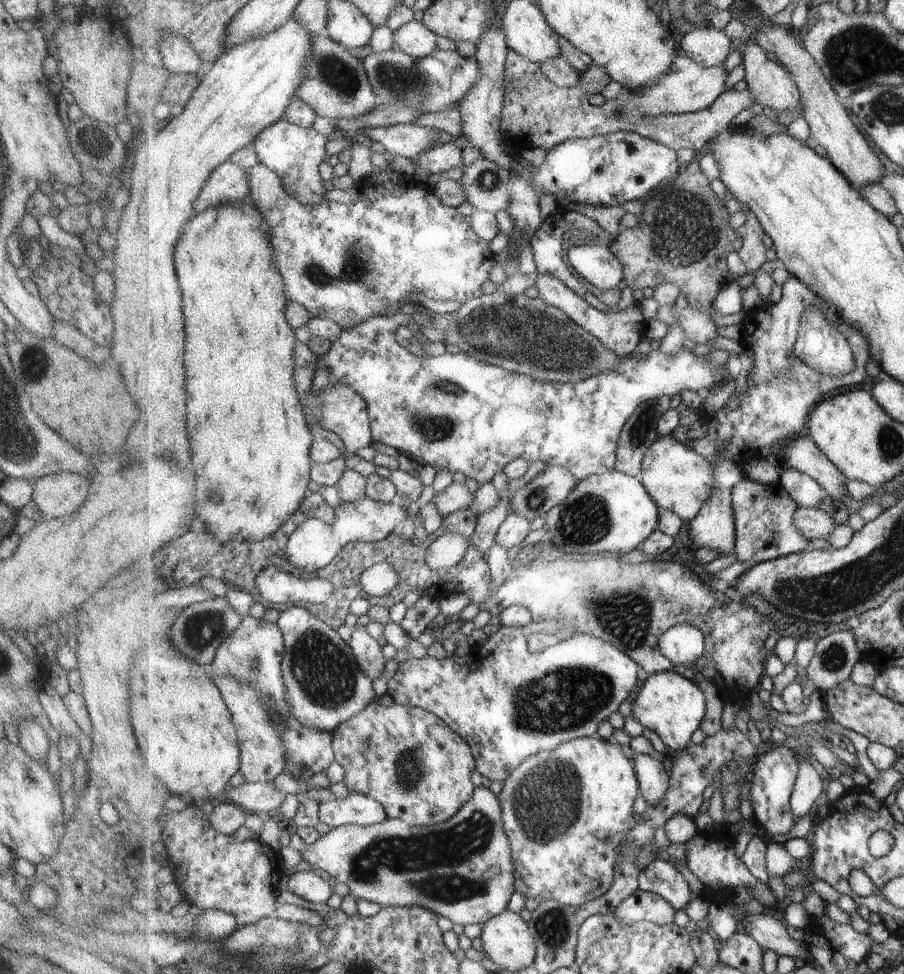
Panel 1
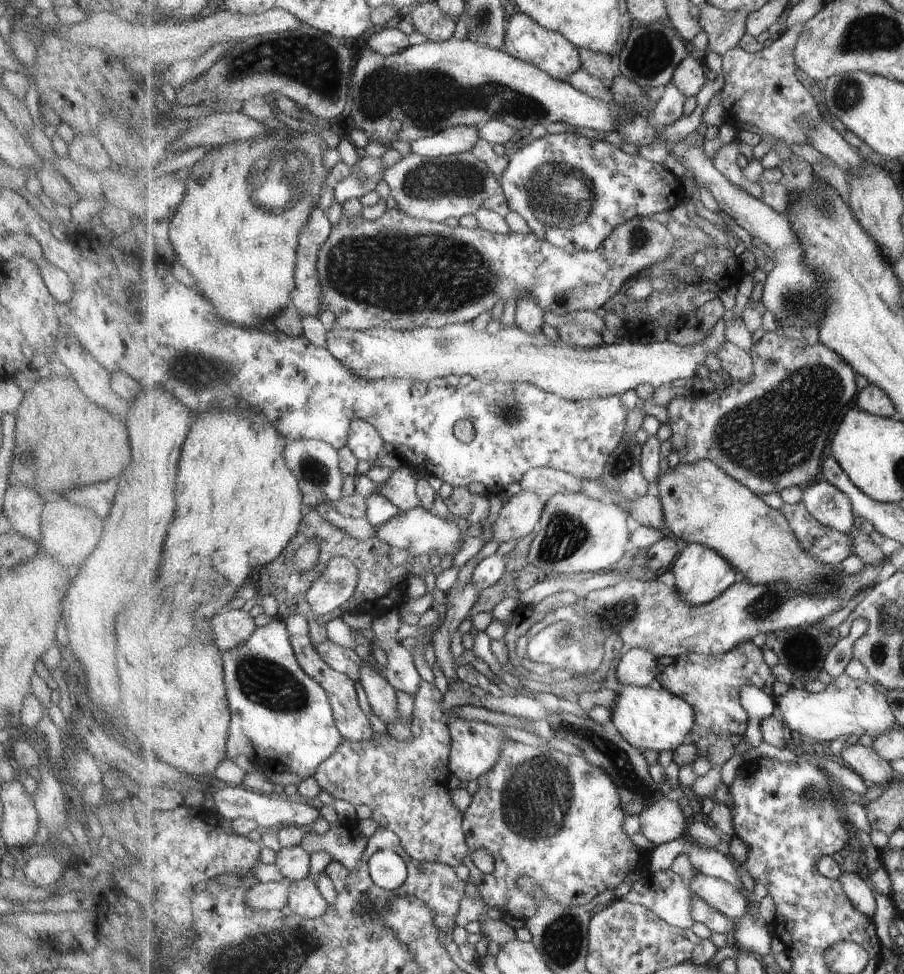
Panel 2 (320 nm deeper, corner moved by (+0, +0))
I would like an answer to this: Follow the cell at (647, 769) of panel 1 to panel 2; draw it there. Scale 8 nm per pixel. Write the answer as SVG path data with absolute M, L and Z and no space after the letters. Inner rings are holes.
M664 798L646 808L639 816L641 833L655 846L676 841L688 826L677 800Z

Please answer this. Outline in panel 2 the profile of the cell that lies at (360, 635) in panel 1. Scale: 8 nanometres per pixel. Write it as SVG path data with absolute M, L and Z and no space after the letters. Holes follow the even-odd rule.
M366 660L361 671L360 682L368 694L374 714L385 724L393 724L401 720L399 702L397 702L397 689L385 678L377 676L368 666Z

